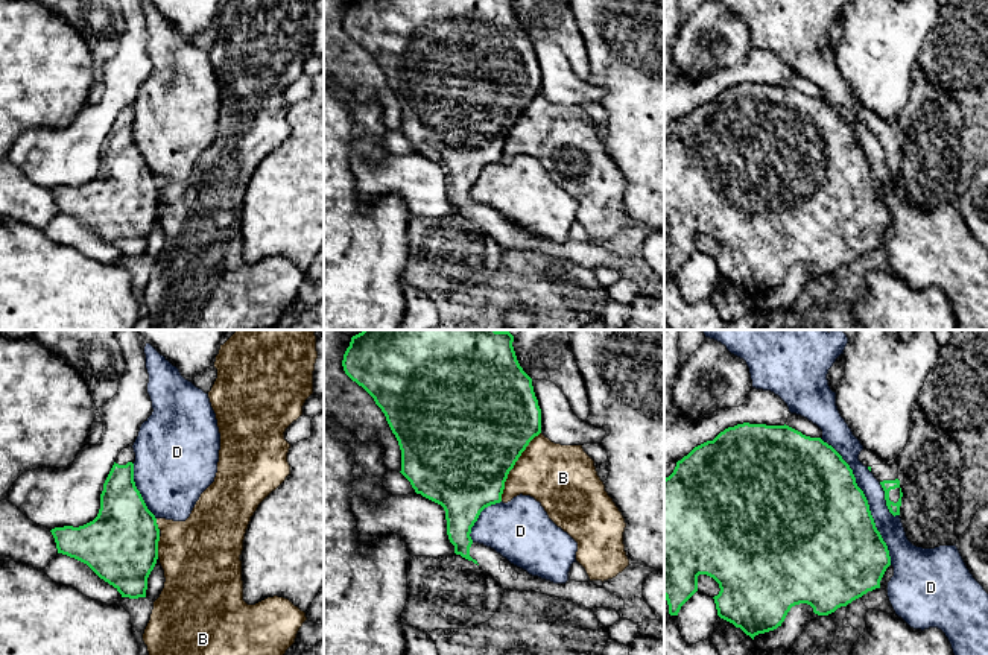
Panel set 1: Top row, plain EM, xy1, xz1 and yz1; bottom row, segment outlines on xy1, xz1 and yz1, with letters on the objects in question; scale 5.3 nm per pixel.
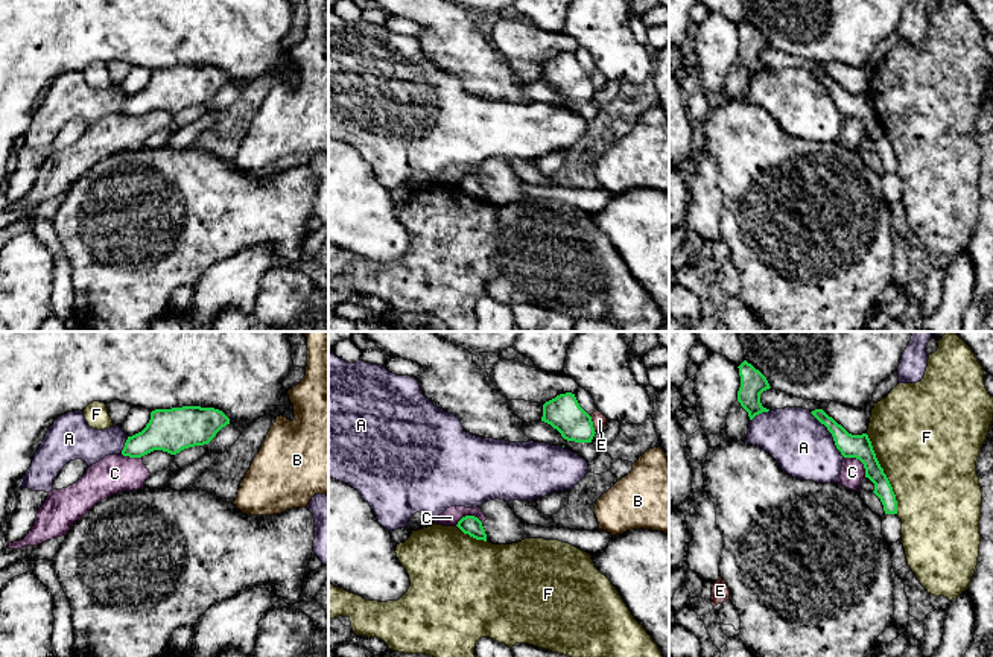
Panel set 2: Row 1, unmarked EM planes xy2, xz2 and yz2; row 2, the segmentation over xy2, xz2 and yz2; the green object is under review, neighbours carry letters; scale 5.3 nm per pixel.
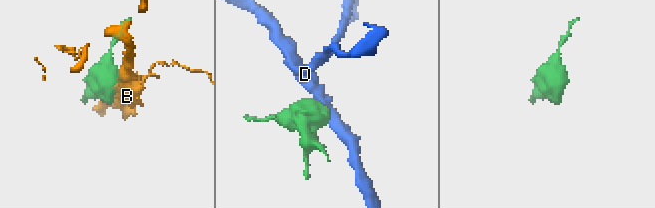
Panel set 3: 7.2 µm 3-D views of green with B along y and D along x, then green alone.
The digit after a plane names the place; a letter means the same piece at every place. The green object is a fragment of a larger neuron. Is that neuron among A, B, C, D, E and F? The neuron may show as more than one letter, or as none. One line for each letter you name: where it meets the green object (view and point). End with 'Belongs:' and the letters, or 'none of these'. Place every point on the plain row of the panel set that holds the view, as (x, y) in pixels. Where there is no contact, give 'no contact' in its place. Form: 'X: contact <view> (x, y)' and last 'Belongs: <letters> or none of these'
Belongs: none of these

